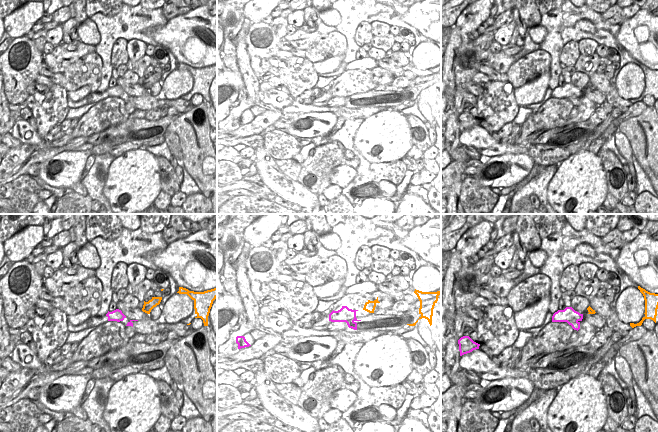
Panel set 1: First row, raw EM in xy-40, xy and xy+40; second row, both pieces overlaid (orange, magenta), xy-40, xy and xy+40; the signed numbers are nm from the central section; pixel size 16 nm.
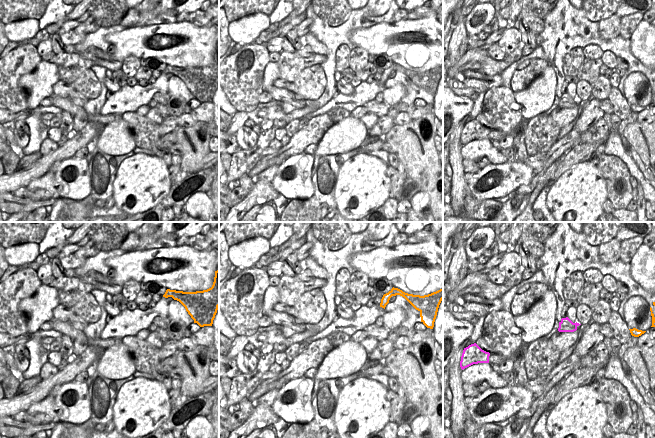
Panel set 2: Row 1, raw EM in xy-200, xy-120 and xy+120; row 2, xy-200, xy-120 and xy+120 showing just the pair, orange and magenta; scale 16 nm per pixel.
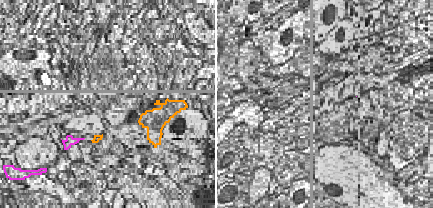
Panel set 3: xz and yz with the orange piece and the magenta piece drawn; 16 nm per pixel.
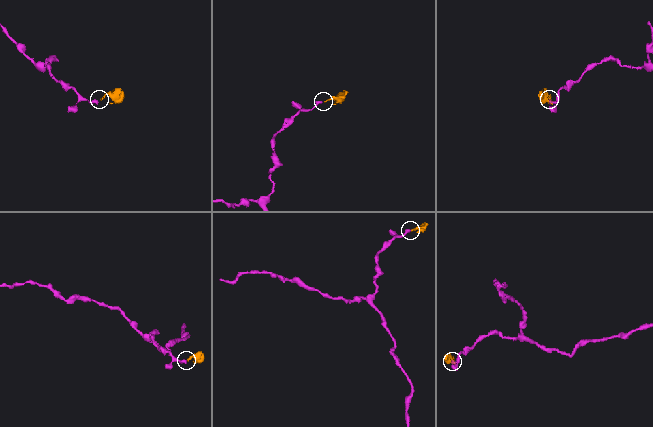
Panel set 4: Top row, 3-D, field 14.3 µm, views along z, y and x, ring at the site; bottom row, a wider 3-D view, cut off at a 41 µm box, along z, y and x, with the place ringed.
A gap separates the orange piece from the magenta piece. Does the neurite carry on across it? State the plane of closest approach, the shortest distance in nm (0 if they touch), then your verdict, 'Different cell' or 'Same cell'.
Closest in xy. Distance 100 nm. Same cell.

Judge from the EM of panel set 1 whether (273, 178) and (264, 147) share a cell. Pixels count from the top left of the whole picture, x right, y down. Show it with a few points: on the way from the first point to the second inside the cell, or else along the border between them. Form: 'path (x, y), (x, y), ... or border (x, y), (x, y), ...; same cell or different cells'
border (302, 153), (282, 152), (278, 154); different cells

